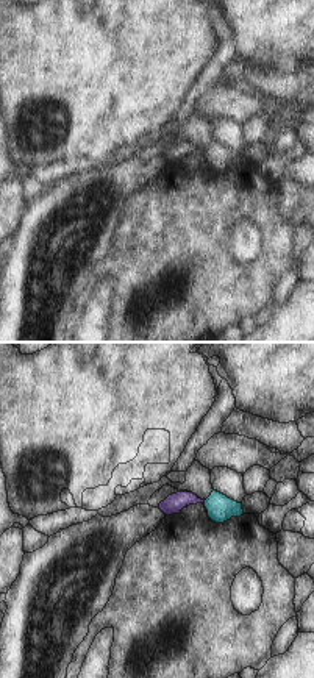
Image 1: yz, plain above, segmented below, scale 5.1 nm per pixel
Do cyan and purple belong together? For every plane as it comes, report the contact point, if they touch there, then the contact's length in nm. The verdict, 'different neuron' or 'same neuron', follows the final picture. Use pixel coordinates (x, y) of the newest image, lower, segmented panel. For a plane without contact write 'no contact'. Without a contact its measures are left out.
(205, 502) | 30 nm

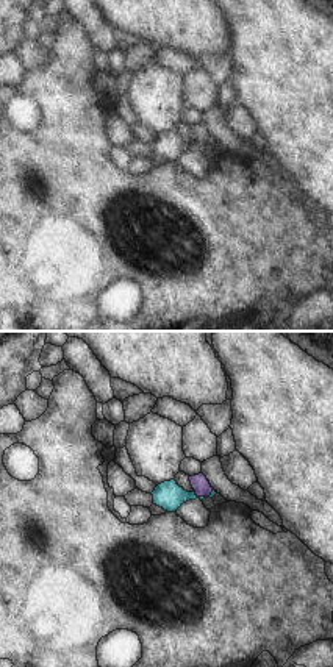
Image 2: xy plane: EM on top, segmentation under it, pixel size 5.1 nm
(204, 497) | 110 nm

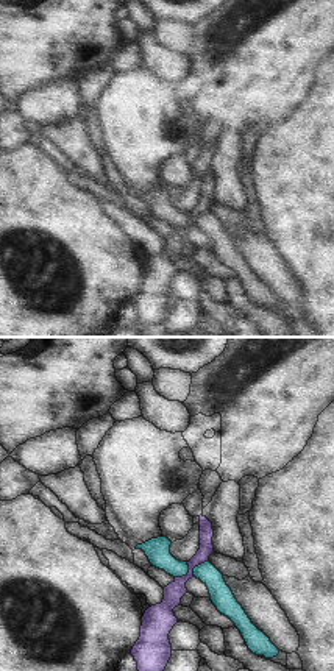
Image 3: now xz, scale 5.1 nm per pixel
(186, 573) | 110 nm

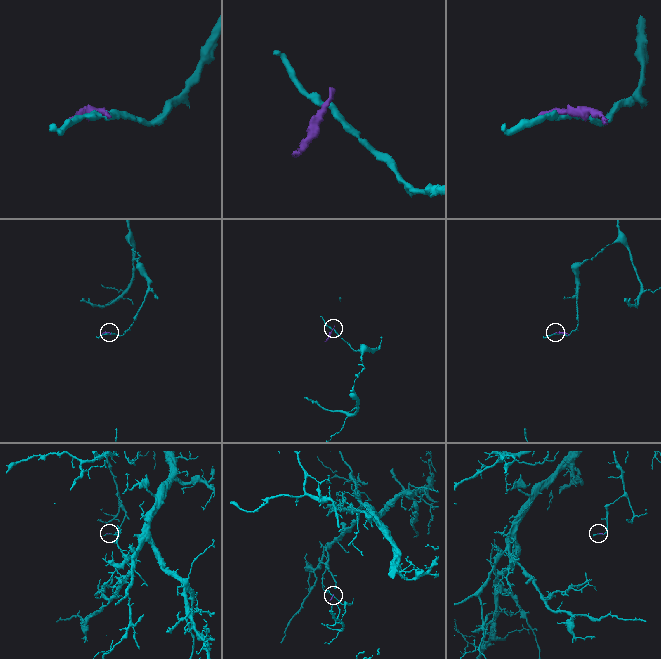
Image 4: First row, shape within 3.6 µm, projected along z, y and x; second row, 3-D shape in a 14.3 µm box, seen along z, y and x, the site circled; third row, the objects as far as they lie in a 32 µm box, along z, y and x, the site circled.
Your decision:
different neuron

